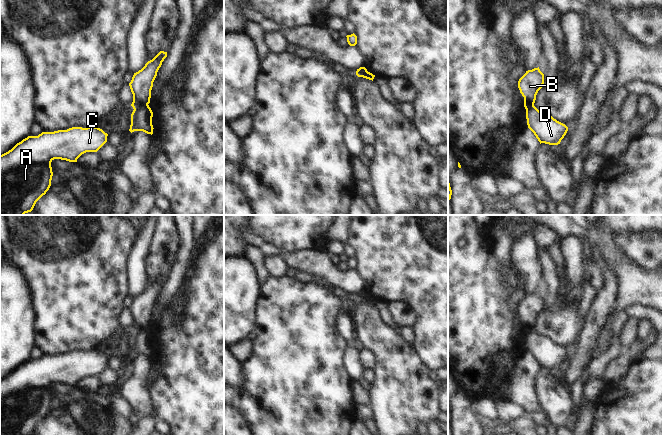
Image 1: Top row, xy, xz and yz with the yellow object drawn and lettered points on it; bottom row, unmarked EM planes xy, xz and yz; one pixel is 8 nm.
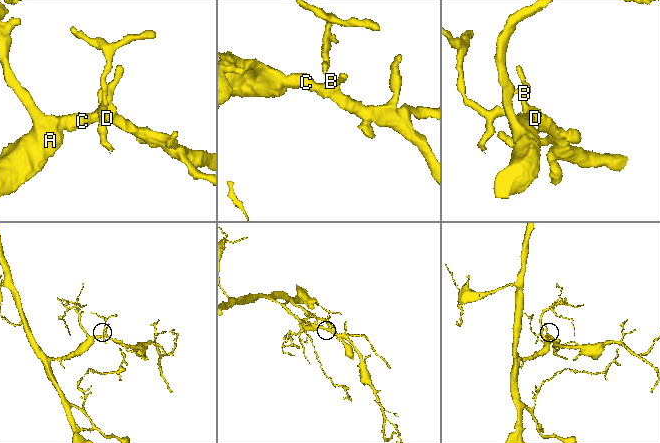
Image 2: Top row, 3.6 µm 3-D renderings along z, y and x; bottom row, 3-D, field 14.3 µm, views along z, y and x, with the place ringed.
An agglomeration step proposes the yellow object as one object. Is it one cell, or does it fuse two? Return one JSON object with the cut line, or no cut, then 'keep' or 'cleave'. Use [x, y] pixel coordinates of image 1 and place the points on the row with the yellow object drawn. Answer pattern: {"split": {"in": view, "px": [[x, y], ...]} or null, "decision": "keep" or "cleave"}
{"split": {"in": "xy", "px": [[147, 104], [137, 106], [134, 109]]}, "decision": "cleave"}

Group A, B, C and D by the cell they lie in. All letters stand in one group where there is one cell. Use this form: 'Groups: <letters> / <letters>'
Groups: A C D / B

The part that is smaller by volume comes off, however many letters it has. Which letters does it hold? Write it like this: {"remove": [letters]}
{"remove": ["B"]}

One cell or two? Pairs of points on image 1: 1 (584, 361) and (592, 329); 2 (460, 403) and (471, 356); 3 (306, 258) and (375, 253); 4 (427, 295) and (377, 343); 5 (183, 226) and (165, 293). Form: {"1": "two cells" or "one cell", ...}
{"1": "one cell", "2": "two cells", "3": "two cells", "4": "two cells", "5": "one cell"}

